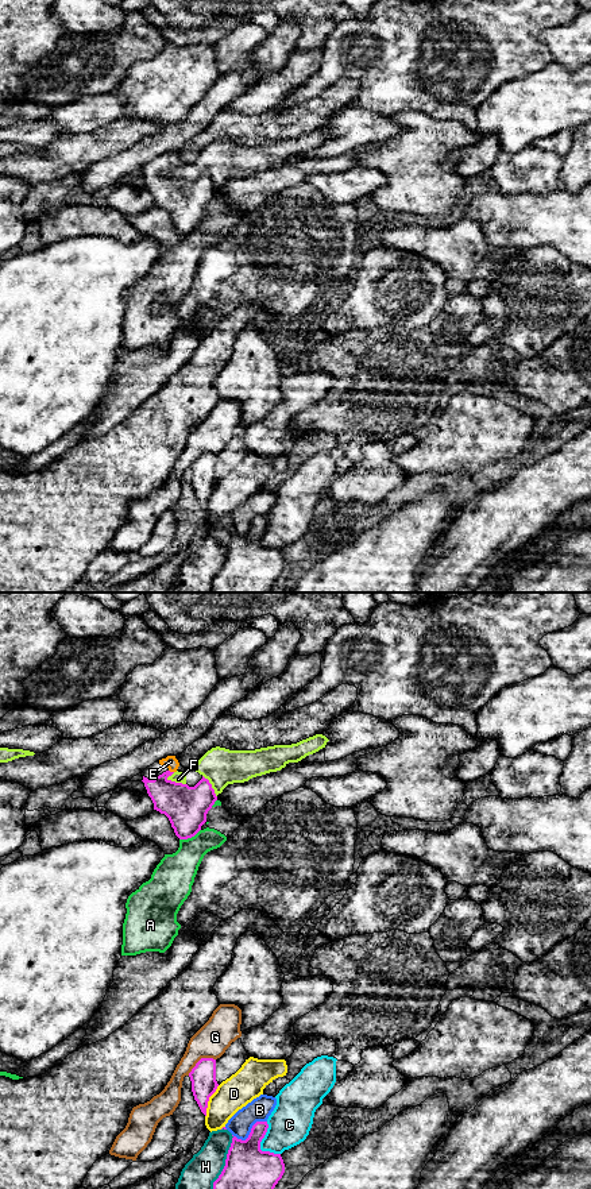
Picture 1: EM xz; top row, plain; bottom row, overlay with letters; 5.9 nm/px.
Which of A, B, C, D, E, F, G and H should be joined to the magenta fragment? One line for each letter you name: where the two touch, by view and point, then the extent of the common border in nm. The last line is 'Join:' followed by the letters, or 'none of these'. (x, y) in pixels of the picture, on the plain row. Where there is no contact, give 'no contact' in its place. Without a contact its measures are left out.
E: xz (172, 168) | 40 nm
Join: E

